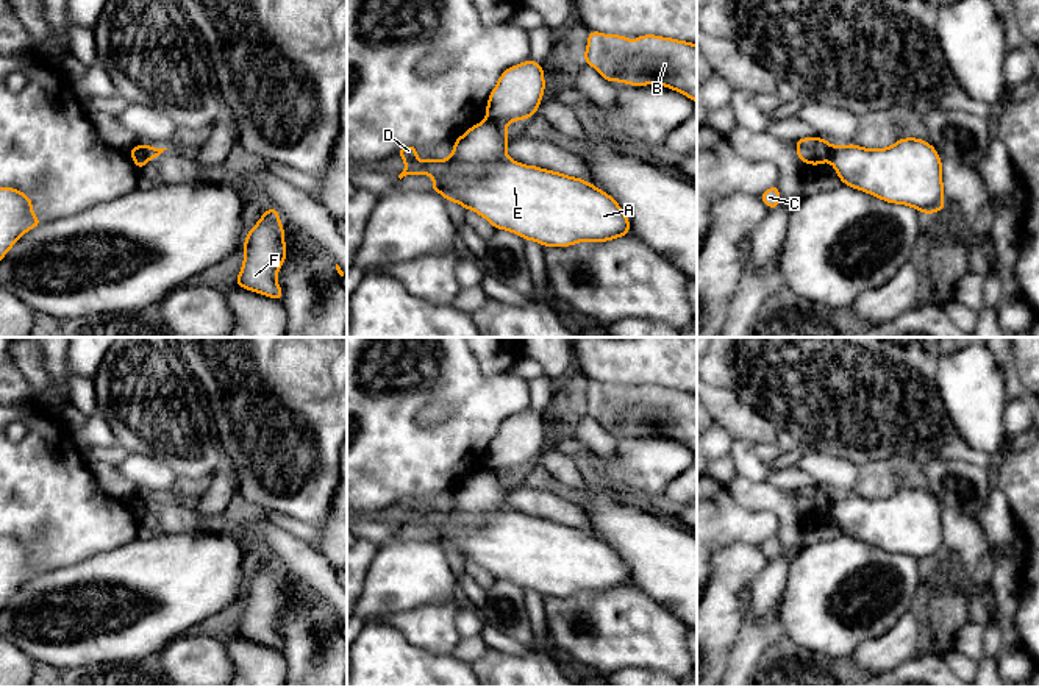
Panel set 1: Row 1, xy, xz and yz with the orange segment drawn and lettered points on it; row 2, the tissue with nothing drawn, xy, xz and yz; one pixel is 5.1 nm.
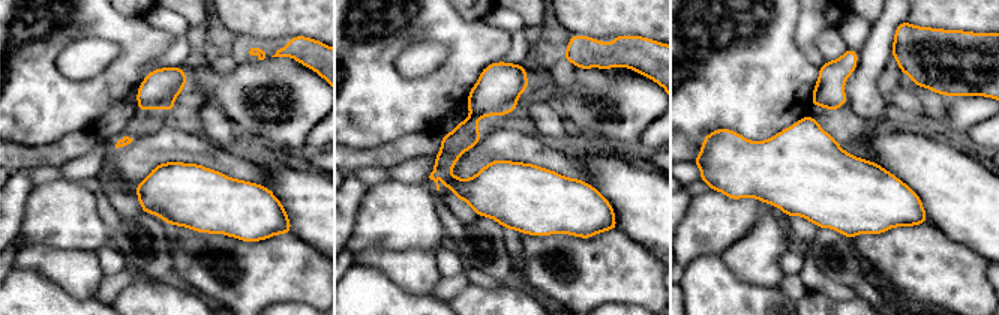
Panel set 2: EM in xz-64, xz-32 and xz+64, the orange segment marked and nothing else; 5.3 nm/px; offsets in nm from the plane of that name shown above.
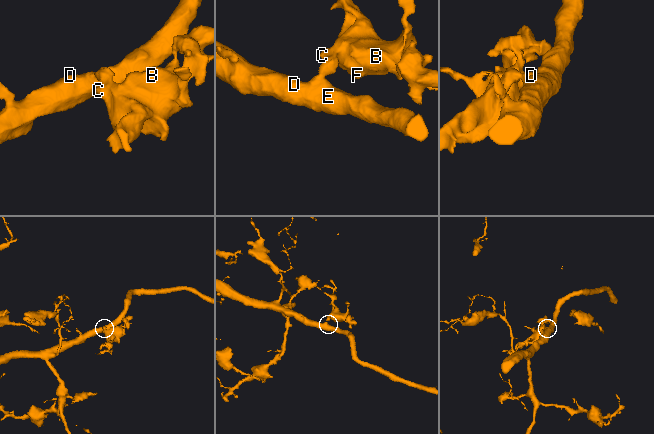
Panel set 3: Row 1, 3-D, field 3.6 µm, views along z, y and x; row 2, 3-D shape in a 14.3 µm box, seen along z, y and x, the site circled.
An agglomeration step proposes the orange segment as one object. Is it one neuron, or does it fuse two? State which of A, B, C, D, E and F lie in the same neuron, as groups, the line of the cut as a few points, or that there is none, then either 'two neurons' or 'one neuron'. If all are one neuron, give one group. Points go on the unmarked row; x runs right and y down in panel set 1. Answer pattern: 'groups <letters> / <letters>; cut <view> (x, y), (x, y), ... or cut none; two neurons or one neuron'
groups A D E / B C F; cut xz (486, 467), (503, 476); two neurons

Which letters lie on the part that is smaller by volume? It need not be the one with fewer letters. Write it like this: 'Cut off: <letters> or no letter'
Cut off: B, C, F

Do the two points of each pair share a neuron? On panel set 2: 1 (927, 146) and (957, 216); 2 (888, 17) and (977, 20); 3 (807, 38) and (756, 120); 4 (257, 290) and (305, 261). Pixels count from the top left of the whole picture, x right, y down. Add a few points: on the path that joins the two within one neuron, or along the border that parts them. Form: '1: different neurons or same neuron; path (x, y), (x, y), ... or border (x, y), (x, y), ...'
1: same neuron; path (933, 164), (950, 180), (957, 192), (957, 198)
2: different neurons; border (908, 15), (905, 20)
3: different neurons; border (798, 15), (795, 27), (797, 44), (819, 66)
4: same neuron; path (269, 278), (279, 269), (293, 269)

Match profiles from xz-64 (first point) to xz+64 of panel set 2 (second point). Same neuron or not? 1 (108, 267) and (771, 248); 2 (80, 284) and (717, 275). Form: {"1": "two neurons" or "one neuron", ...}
{"1": "two neurons", "2": "two neurons"}

